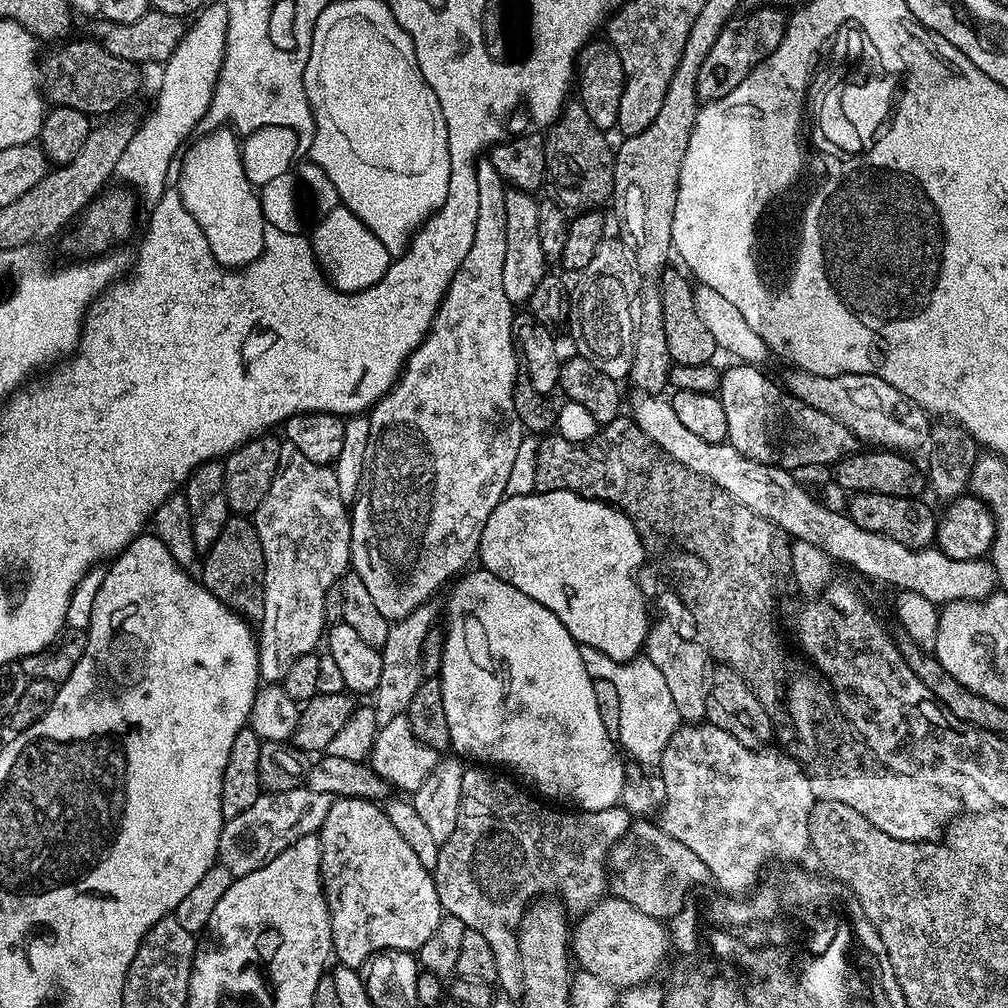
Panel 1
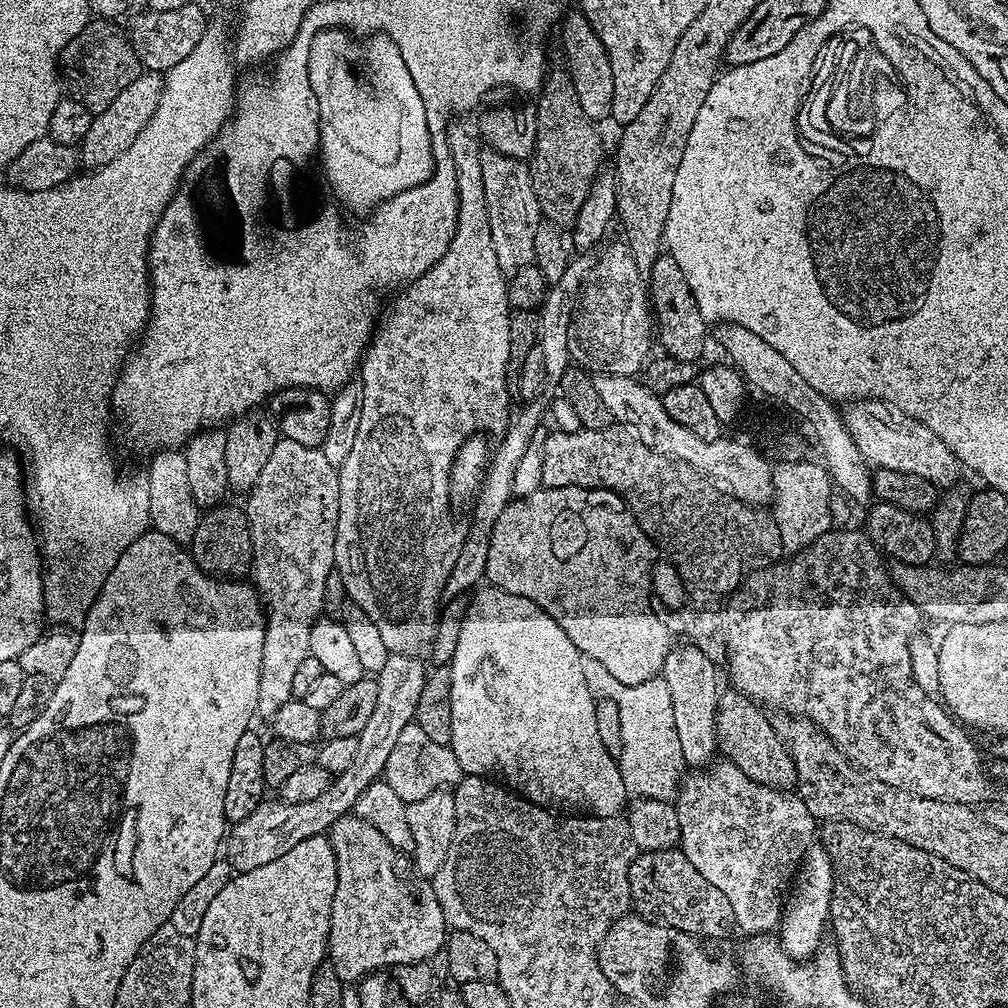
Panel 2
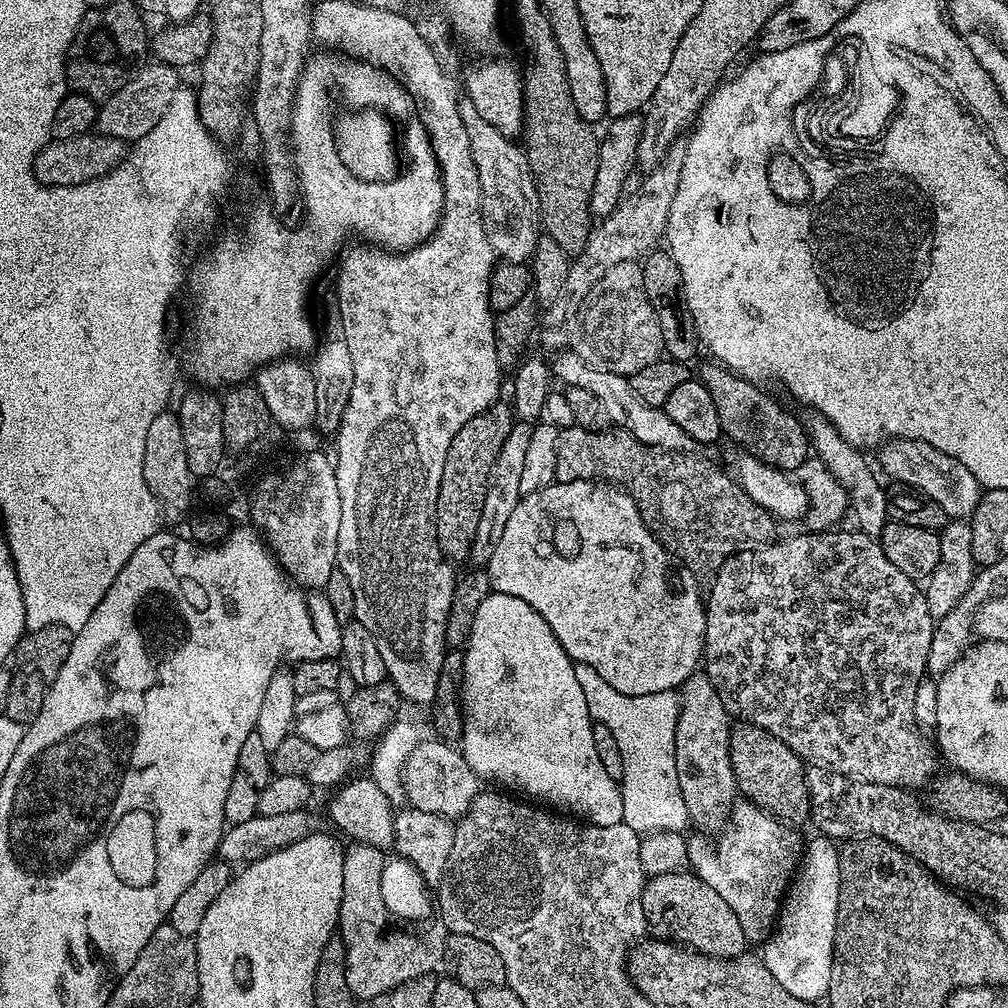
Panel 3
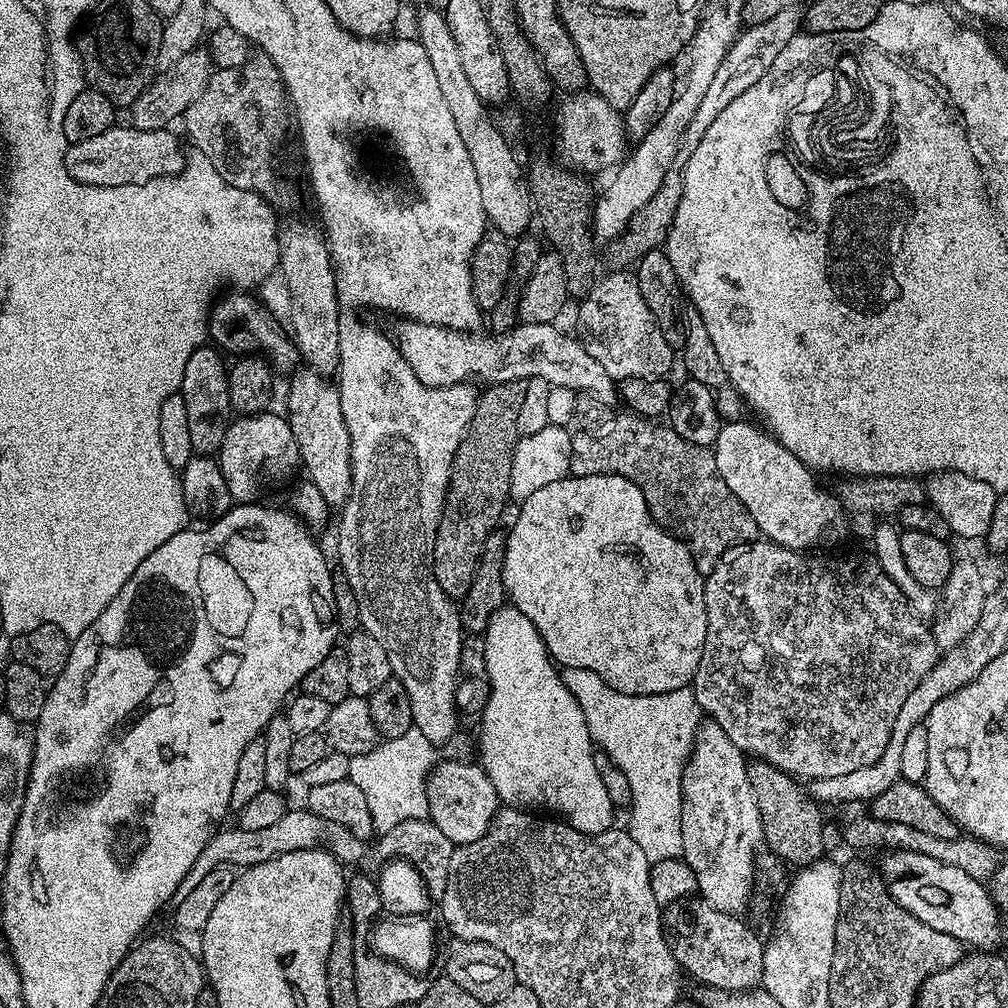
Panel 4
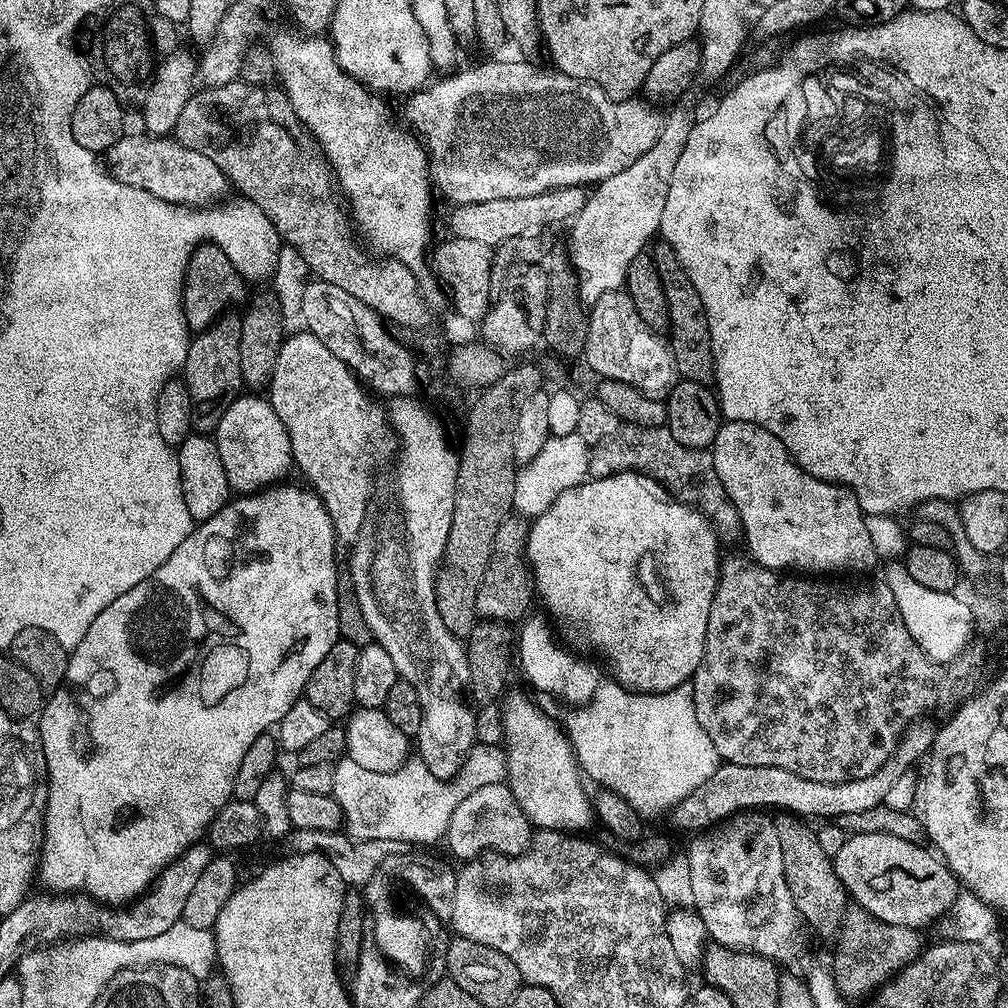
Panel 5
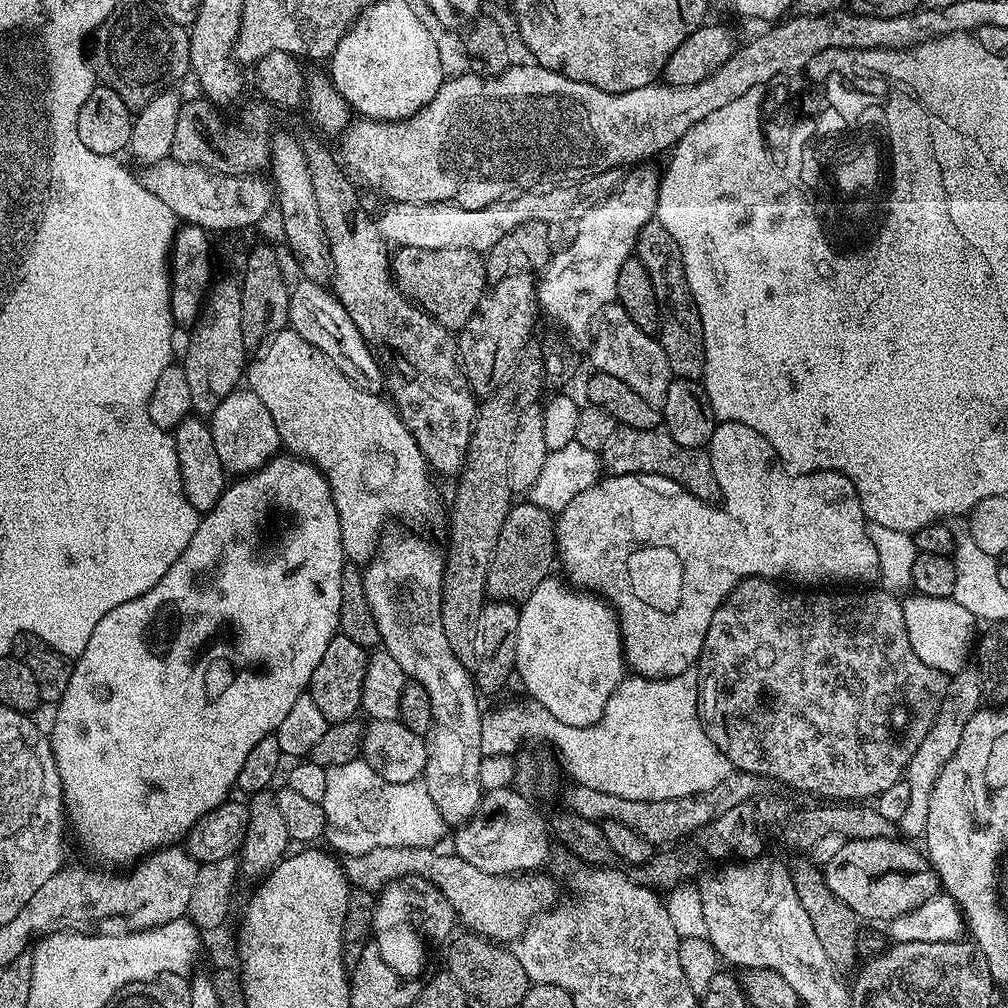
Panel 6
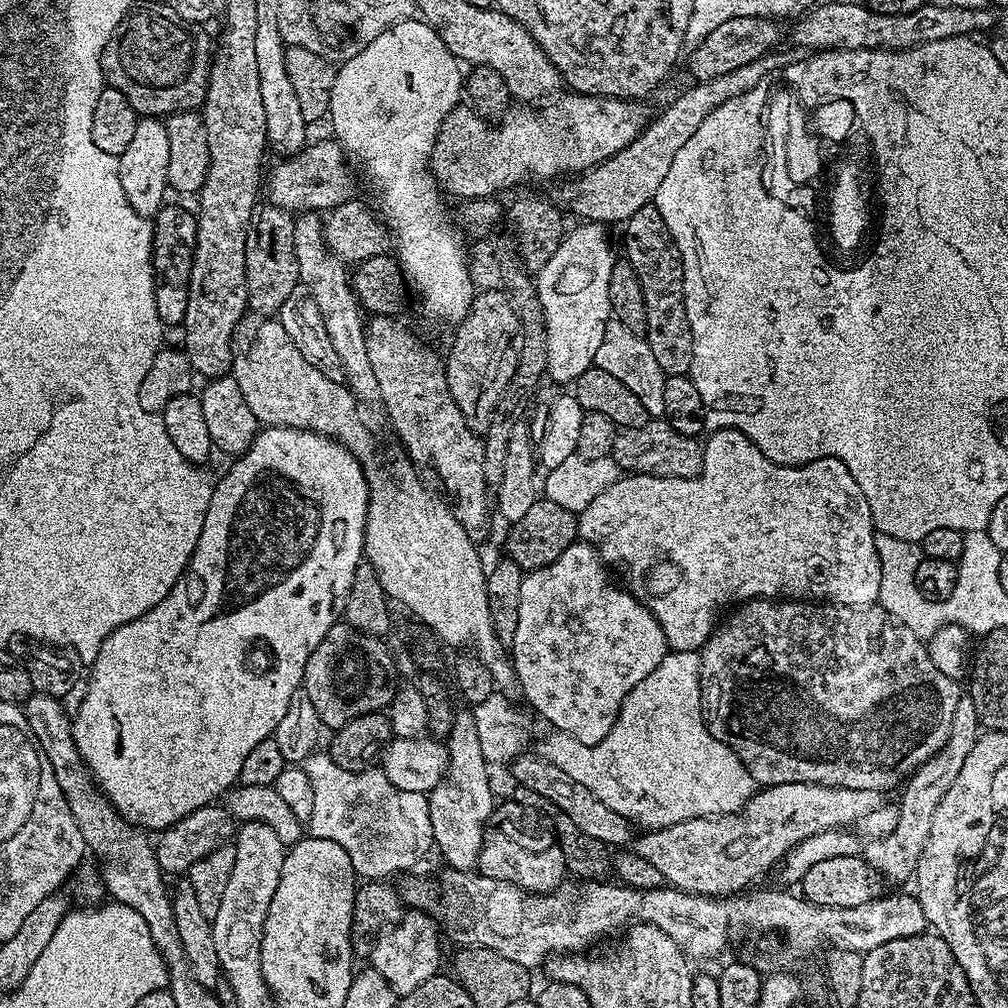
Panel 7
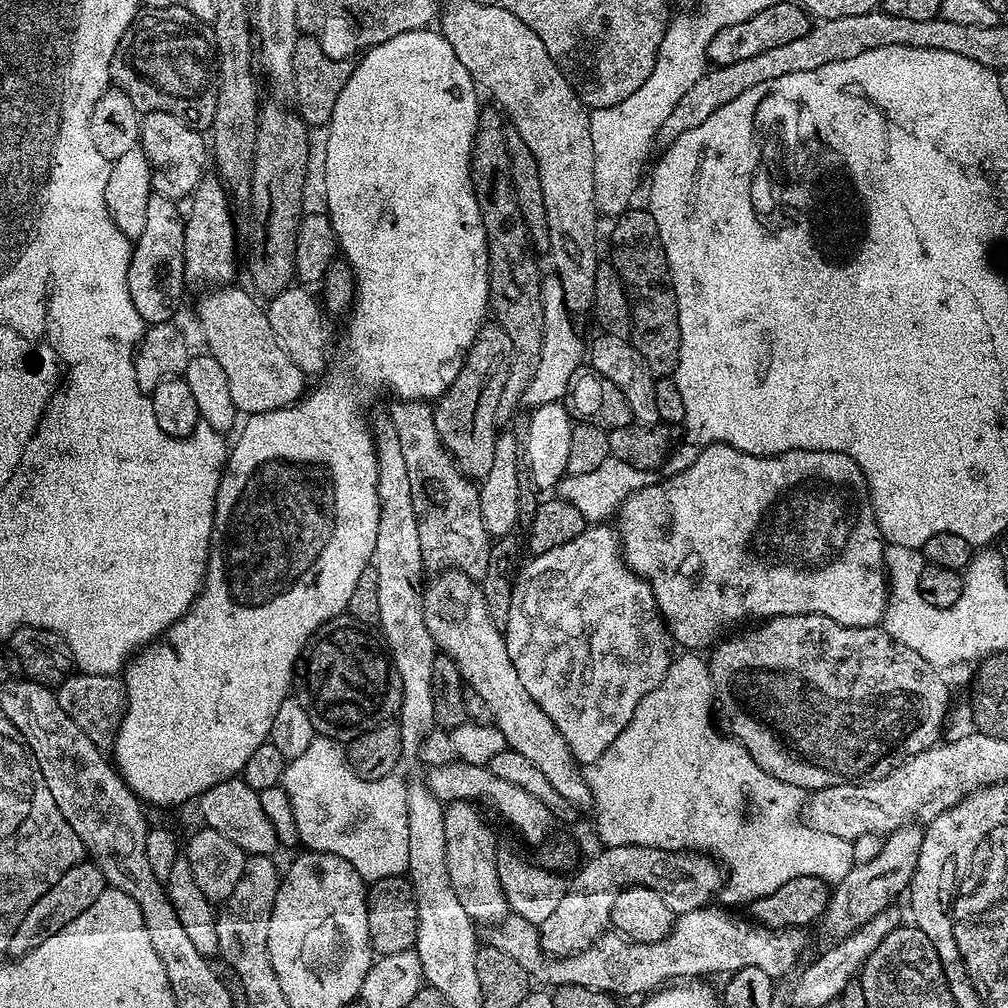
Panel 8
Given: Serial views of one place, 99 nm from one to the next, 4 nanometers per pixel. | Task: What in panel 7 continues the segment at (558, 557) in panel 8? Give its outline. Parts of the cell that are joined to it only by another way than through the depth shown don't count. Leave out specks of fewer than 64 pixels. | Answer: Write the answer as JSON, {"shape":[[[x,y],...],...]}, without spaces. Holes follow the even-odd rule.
{"shape":[[[575,542],[569,546],[568,549],[563,550],[562,554],[558,556],[558,558],[554,559],[554,562],[551,562],[551,564],[542,566],[540,569],[534,569],[532,571],[529,571],[527,575],[523,577],[523,580],[521,582],[521,594],[518,596],[518,626],[516,631],[514,631],[514,634],[518,634],[518,648],[520,646],[524,646],[524,644],[528,644],[530,642],[530,626],[546,626],[546,614],[548,612],[588,612],[588,676],[582,676],[582,678],[588,678],[588,744],[597,744],[598,742],[602,742],[602,738],[606,738],[606,734],[610,734],[610,730],[614,726],[614,722],[618,718],[618,714],[620,713],[620,707],[622,706],[622,702],[626,698],[626,694],[630,694],[630,690],[634,690],[634,686],[638,686],[638,682],[642,682],[642,678],[646,678],[646,674],[652,673],[654,670],[654,666],[658,666],[658,662],[662,662],[662,658],[664,656],[667,656],[670,649],[668,647],[668,643],[666,642],[664,635],[662,634],[662,626],[658,626],[658,622],[654,618],[652,614],[650,614],[648,608],[642,606],[639,602],[636,601],[636,599],[633,598],[619,583],[612,584],[613,577],[610,575],[609,569],[605,566],[604,562],[600,559],[600,553],[597,551],[595,547],[591,544],[585,544],[583,542]]]}

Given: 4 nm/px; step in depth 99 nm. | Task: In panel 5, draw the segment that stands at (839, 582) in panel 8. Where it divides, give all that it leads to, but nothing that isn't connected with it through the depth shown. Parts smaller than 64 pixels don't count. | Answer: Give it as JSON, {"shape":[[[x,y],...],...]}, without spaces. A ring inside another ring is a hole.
{"shape":[[[730,420],[721,423],[714,445],[716,469],[720,472],[720,481],[728,490],[728,497],[736,503],[740,512],[743,531],[752,539],[752,548],[757,552],[758,563],[763,568],[777,570],[799,570],[804,574],[828,574],[840,572],[843,568],[853,568],[864,572],[878,563],[874,542],[866,530],[864,511],[856,501],[856,495],[838,484],[828,484],[806,474],[792,461],[792,455],[762,426],[754,422]],[[613,472],[606,476],[589,478],[583,484],[558,494],[558,498],[554,498],[548,509],[535,517],[527,529],[526,563],[530,569],[531,583],[534,585],[535,595],[538,598],[540,595],[540,600],[544,603],[543,611],[550,617],[553,625],[556,623],[560,627],[565,640],[563,643],[573,649],[581,648],[576,649],[581,653],[593,652],[594,655],[601,656],[612,671],[609,672],[611,679],[634,693],[669,692],[689,683],[696,675],[706,646],[706,622],[710,618],[710,602],[714,596],[716,579],[720,576],[722,563],[721,557],[716,557],[718,537],[713,532],[708,517],[701,516],[696,509],[687,508],[685,504],[671,504],[668,500],[659,500],[647,486],[649,487],[645,477],[635,472]]]}

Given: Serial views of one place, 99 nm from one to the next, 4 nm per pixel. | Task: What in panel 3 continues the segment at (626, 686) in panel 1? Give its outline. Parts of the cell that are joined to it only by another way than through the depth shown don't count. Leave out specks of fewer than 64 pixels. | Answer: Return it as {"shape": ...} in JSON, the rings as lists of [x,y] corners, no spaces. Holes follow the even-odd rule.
{"shape":[[[576,664],[574,678],[578,678],[578,686],[582,686],[582,694],[586,694],[586,706],[593,721],[606,726],[610,734],[614,734],[618,750],[622,750],[622,822],[630,826],[630,830],[641,834],[683,833],[690,821],[675,769],[675,728],[680,714],[679,695],[675,691],[641,696],[618,694],[614,686],[610,686],[593,668],[585,664]]]}

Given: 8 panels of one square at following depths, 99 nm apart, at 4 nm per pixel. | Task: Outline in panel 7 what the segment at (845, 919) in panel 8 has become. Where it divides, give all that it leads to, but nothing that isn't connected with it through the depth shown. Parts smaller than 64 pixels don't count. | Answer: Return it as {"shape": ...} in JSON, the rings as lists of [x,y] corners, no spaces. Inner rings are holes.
{"shape":[[[967,694],[961,695],[954,710],[954,722],[948,735],[948,740],[931,758],[920,765],[915,772],[907,777],[903,785],[904,793],[898,800],[900,813],[898,814],[898,826],[890,834],[880,839],[873,839],[867,847],[863,849],[862,855],[877,873],[889,872],[892,876],[911,877],[918,866],[918,858],[930,838],[930,826],[934,823],[934,810],[938,802],[950,790],[954,778],[958,778],[958,770],[962,770],[962,765],[966,763],[966,754],[974,750],[980,719],[977,710],[974,709],[974,702]]]}

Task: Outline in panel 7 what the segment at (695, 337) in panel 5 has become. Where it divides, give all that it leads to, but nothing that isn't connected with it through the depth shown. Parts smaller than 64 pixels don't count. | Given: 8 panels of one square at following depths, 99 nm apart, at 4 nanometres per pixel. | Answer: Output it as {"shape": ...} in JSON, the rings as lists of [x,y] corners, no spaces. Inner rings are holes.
{"shape":[[[655,203],[642,206],[642,210],[634,210],[634,214],[624,221],[622,231],[623,259],[634,266],[634,274],[638,274],[638,282],[642,286],[650,354],[654,354],[654,362],[662,366],[665,377],[687,376],[692,361],[692,335],[684,305],[684,271],[676,244],[666,230],[666,222],[662,222],[662,214],[658,214]]]}

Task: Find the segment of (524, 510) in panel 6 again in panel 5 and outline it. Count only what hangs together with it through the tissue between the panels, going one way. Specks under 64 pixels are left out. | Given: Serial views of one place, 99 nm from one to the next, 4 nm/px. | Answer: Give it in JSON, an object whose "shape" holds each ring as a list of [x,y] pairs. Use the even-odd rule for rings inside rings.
{"shape":[[[518,518],[503,520],[491,547],[483,580],[475,599],[476,615],[481,621],[511,623],[525,617],[533,597],[532,583],[526,563],[527,525]]]}

